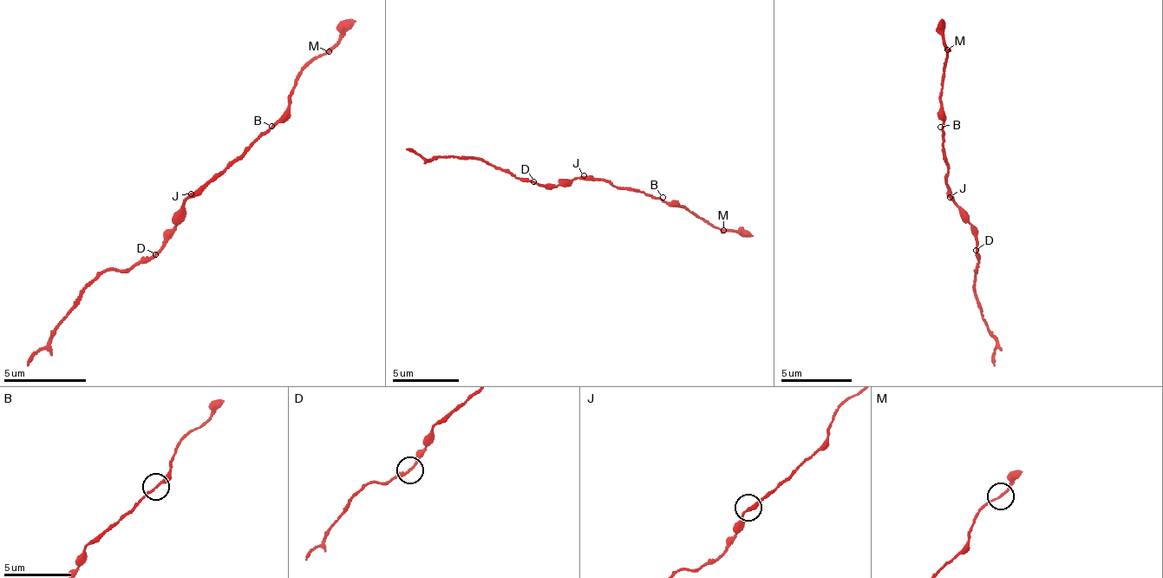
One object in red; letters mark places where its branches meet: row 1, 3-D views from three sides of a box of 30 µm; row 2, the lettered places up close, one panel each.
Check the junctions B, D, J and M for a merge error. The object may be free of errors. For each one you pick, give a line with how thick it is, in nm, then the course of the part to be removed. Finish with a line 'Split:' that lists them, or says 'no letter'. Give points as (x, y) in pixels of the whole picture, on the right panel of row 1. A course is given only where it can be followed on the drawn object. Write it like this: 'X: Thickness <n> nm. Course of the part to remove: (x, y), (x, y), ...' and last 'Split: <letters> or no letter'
D: Thickness 190 nm. Course of the part to remove: (977, 249), (977, 272), (973, 289), (995, 338), (995, 366)
Split: D

